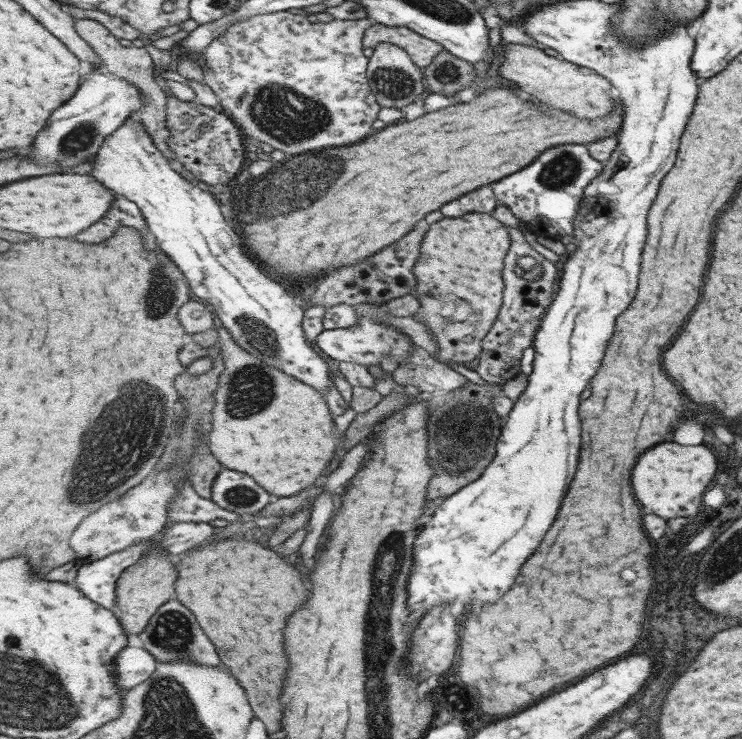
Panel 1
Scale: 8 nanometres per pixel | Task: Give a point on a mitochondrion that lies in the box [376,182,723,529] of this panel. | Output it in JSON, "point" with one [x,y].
{"point":[462,433]}

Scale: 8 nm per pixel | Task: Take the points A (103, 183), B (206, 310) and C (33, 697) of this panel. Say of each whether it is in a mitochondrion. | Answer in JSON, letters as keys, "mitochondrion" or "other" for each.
{"A":"other","B":"other","C":"mitochondrion"}

